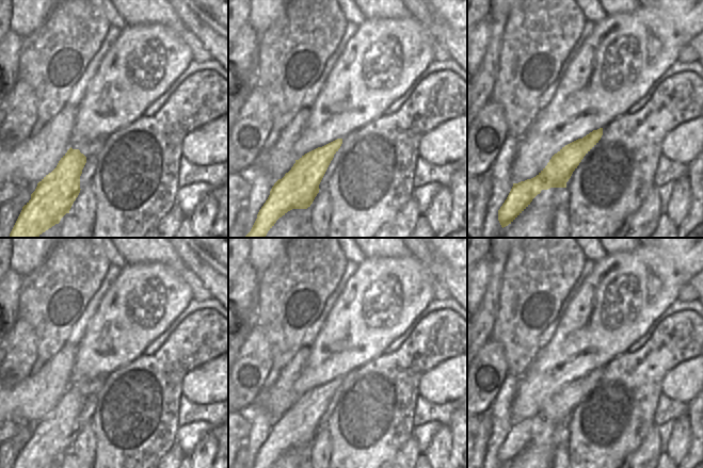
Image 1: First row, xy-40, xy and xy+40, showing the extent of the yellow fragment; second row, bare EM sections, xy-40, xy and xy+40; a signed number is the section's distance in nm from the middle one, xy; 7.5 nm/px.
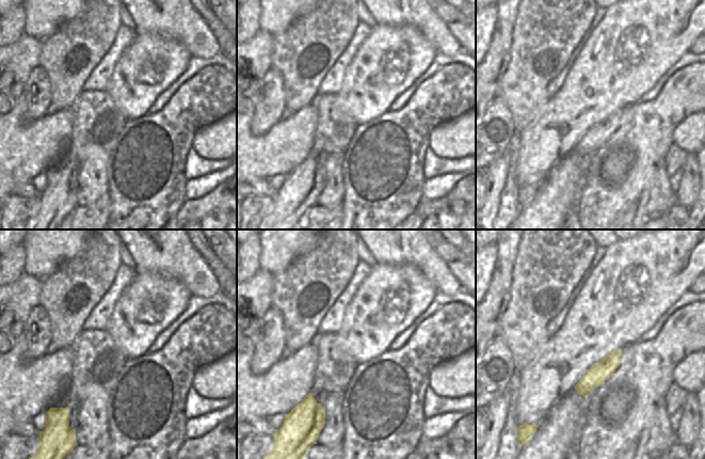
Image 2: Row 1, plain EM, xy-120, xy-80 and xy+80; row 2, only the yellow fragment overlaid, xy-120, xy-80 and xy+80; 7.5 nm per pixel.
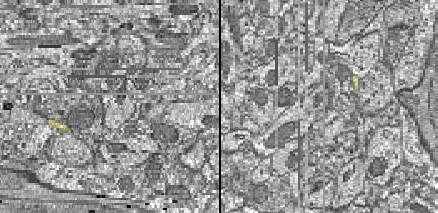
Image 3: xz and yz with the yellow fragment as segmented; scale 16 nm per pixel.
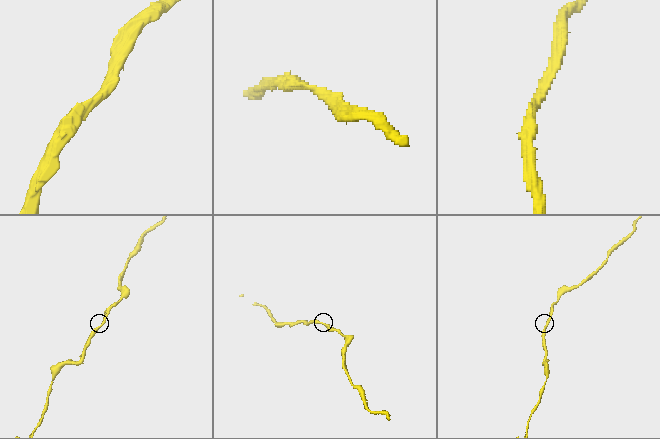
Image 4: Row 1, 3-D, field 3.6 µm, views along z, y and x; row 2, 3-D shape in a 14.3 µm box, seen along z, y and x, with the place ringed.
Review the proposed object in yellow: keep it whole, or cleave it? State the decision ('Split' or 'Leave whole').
Leave whole.

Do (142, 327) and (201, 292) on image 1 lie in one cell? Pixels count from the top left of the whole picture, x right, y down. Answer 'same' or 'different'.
different

